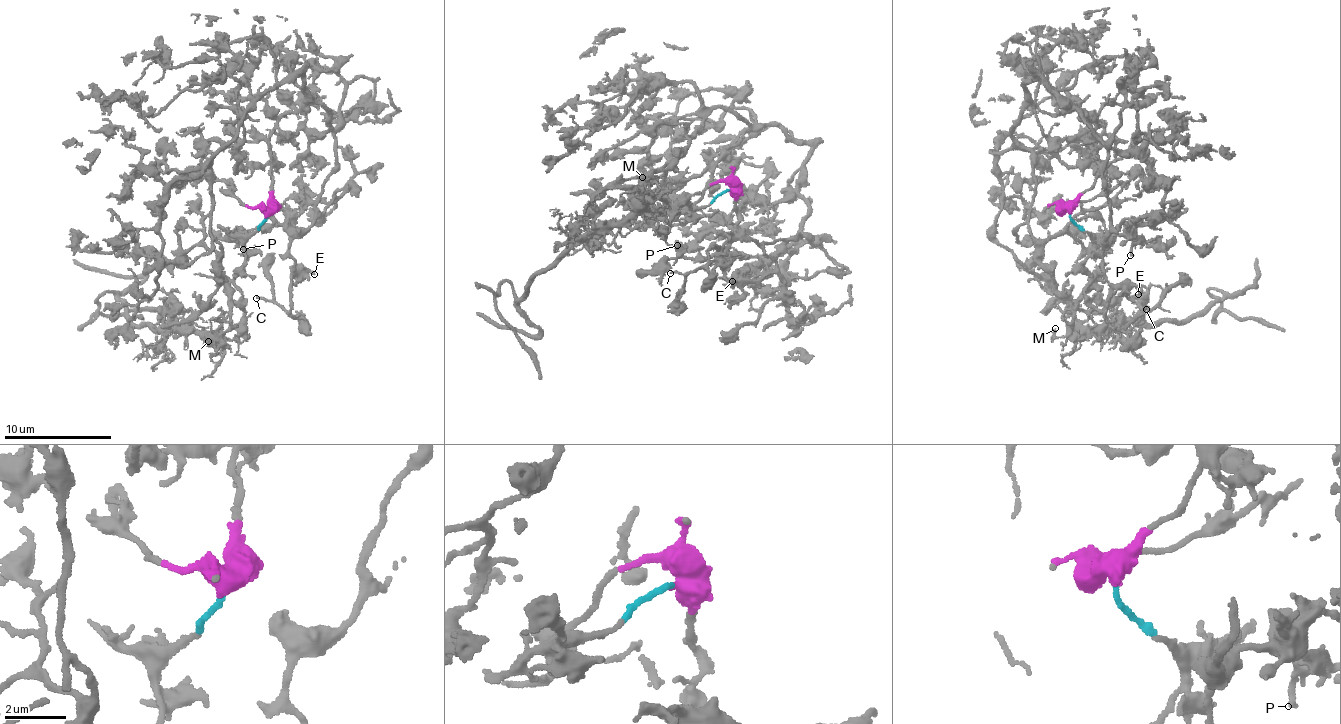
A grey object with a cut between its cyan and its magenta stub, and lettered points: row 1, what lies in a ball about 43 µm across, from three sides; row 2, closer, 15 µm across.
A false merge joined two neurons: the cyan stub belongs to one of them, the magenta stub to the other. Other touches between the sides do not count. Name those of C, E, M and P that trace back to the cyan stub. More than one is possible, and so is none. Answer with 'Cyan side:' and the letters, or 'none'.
Cyan side: M

